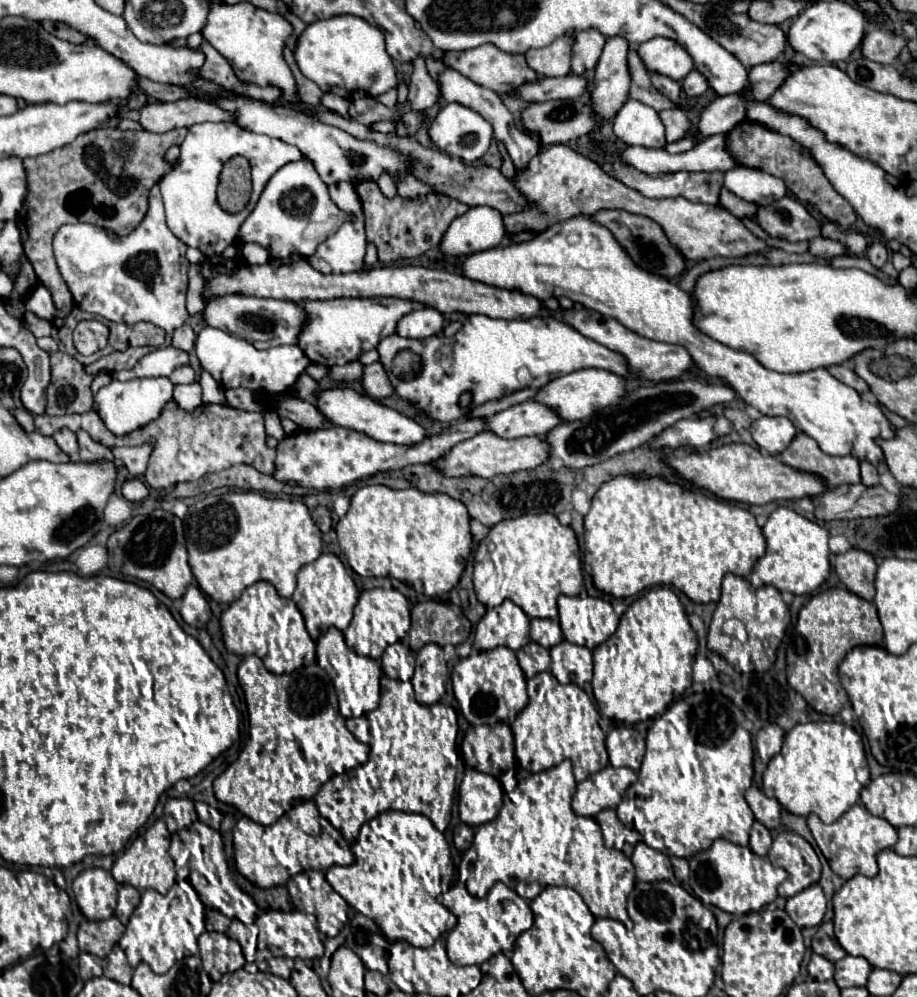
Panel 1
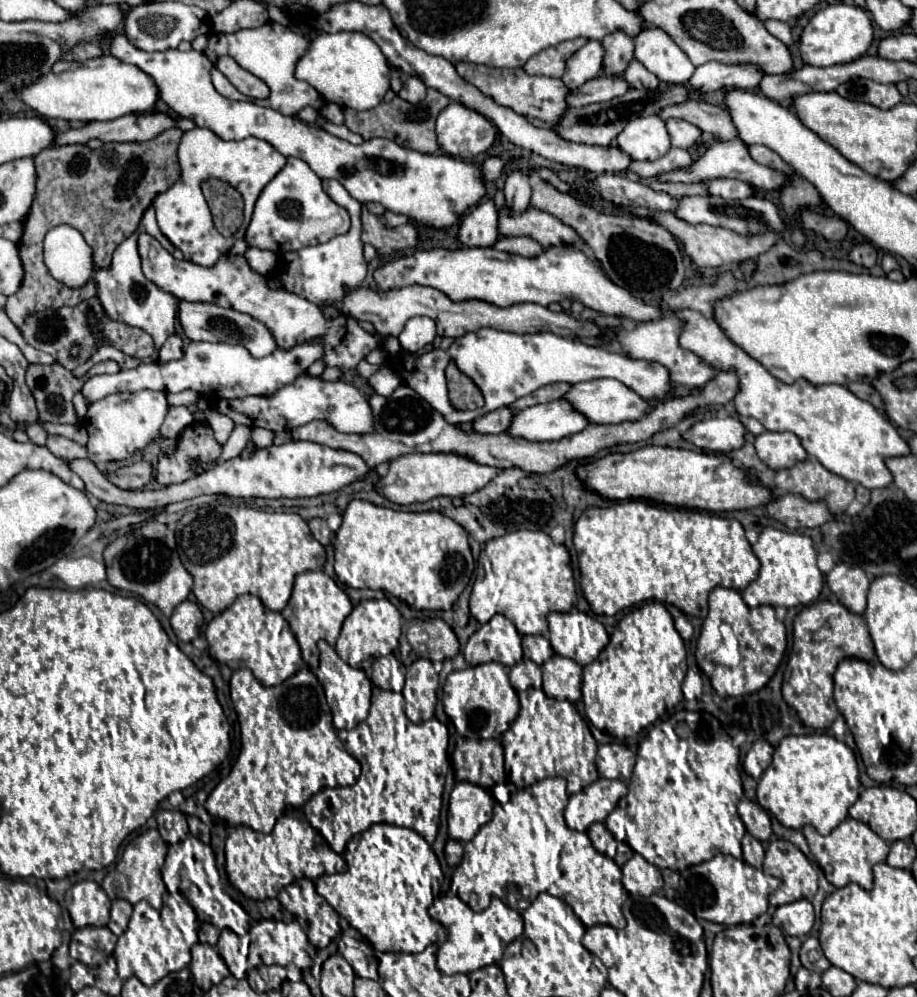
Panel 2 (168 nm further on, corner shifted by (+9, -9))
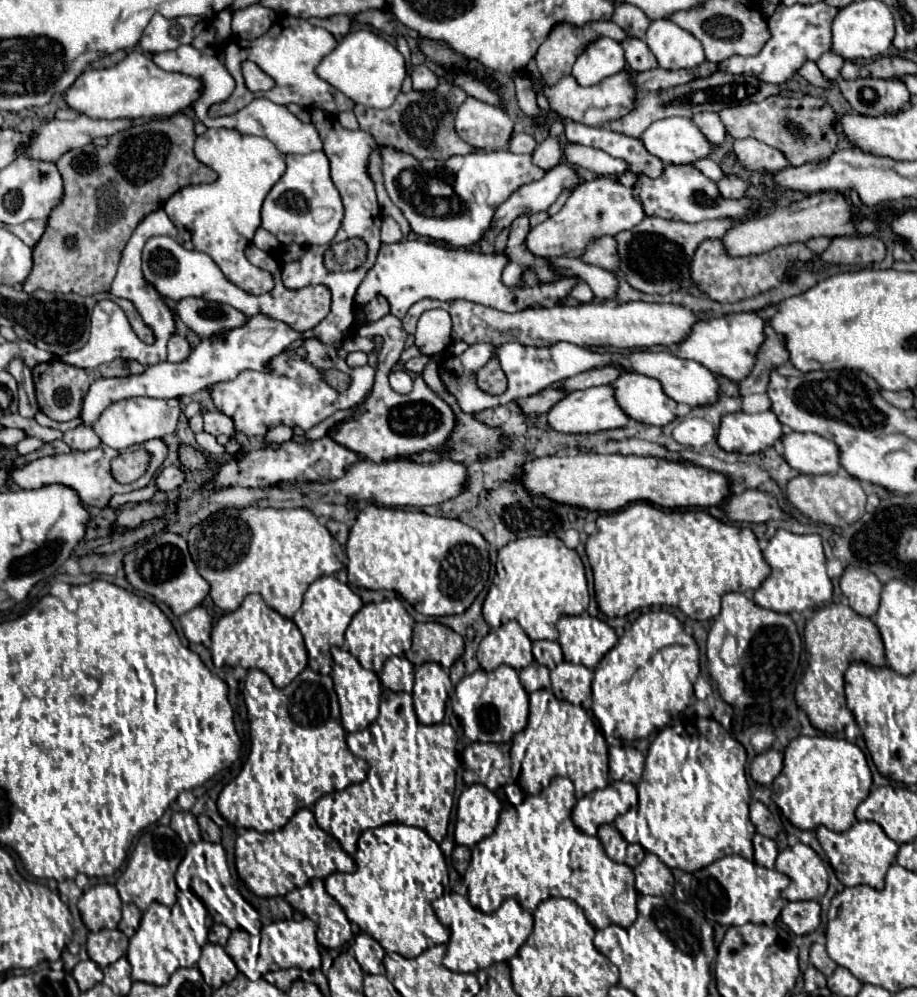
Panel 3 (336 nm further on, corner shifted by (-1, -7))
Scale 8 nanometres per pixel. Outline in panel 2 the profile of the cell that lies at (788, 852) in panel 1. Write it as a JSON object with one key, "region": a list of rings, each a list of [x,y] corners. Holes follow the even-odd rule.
{"region":[[[773,840],[765,854],[763,872],[781,880],[781,886],[769,896],[771,906],[793,900],[813,900],[817,892],[817,872],[807,856],[787,840]]]}

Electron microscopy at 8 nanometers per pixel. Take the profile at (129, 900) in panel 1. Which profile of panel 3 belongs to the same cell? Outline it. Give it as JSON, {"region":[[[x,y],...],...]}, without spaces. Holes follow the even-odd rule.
{"region":[[[123,904],[123,918],[119,922],[119,930],[125,934],[125,936],[133,936],[135,930],[139,928],[139,922],[141,922],[141,916],[143,912],[135,906],[135,904]]]}

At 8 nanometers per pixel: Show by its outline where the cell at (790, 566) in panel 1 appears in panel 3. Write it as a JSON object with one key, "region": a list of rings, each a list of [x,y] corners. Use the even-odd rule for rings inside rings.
{"region":[[[777,530],[777,534],[769,540],[769,546],[763,552],[767,564],[771,566],[769,578],[755,590],[755,602],[761,608],[775,610],[775,612],[803,612],[805,608],[823,606],[831,600],[833,586],[825,570],[825,554],[821,546],[819,534],[793,534],[787,530]]]}

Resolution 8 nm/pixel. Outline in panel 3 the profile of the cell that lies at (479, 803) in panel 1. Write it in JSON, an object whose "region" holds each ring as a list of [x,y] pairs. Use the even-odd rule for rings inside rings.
{"region":[[[481,784],[463,790],[457,804],[455,842],[473,848],[479,840],[493,834],[501,812],[499,798]]]}

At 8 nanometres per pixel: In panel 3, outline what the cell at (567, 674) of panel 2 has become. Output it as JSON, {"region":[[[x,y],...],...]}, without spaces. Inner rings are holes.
{"region":[[[561,662],[555,670],[551,670],[553,694],[575,706],[581,706],[583,700],[591,698],[591,680],[593,672],[581,664]]]}

